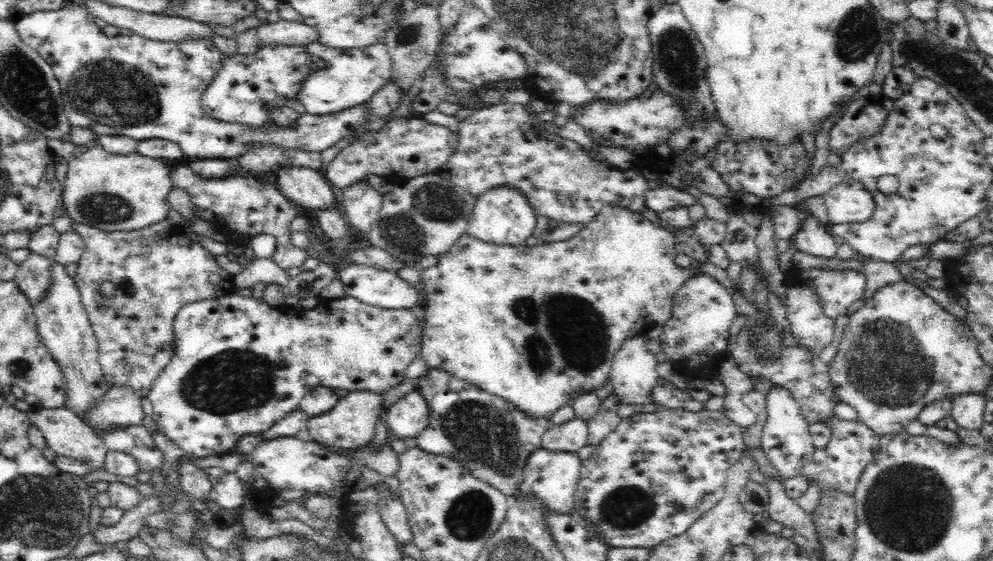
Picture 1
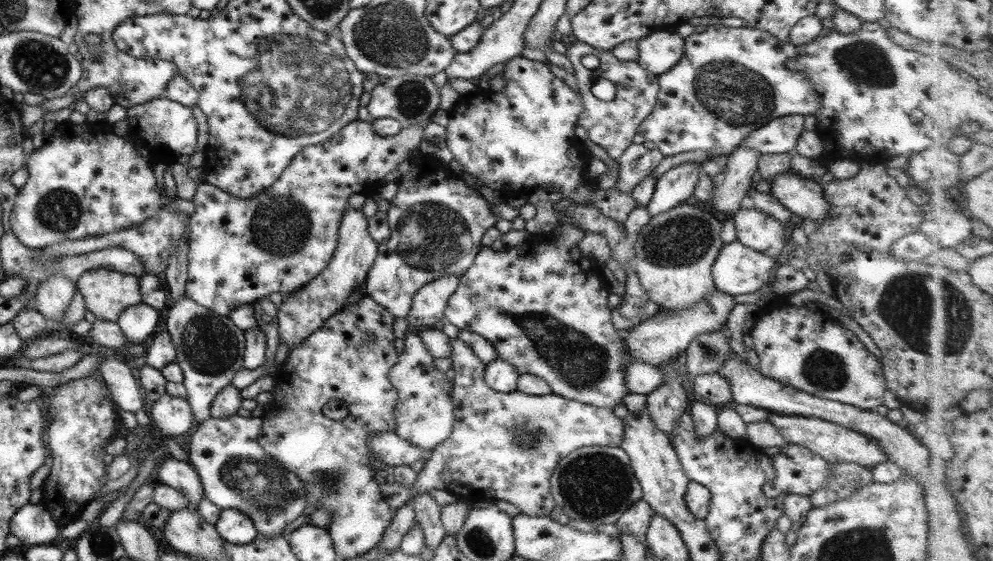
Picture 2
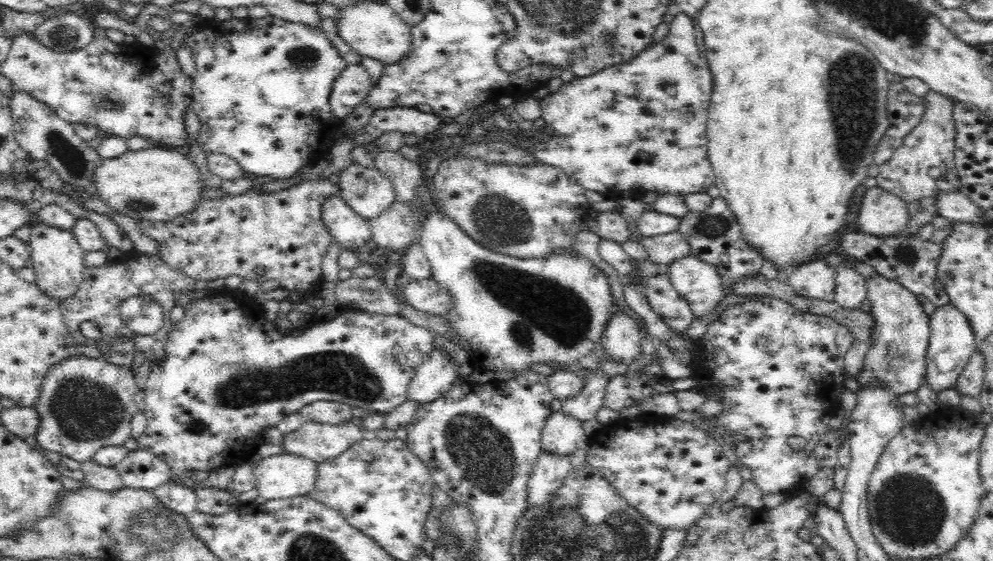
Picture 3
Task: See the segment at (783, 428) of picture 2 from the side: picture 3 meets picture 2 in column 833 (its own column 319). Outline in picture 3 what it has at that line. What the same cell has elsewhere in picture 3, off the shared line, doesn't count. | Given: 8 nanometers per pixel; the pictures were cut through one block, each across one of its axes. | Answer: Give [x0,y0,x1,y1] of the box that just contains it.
[281,422,367,463]

